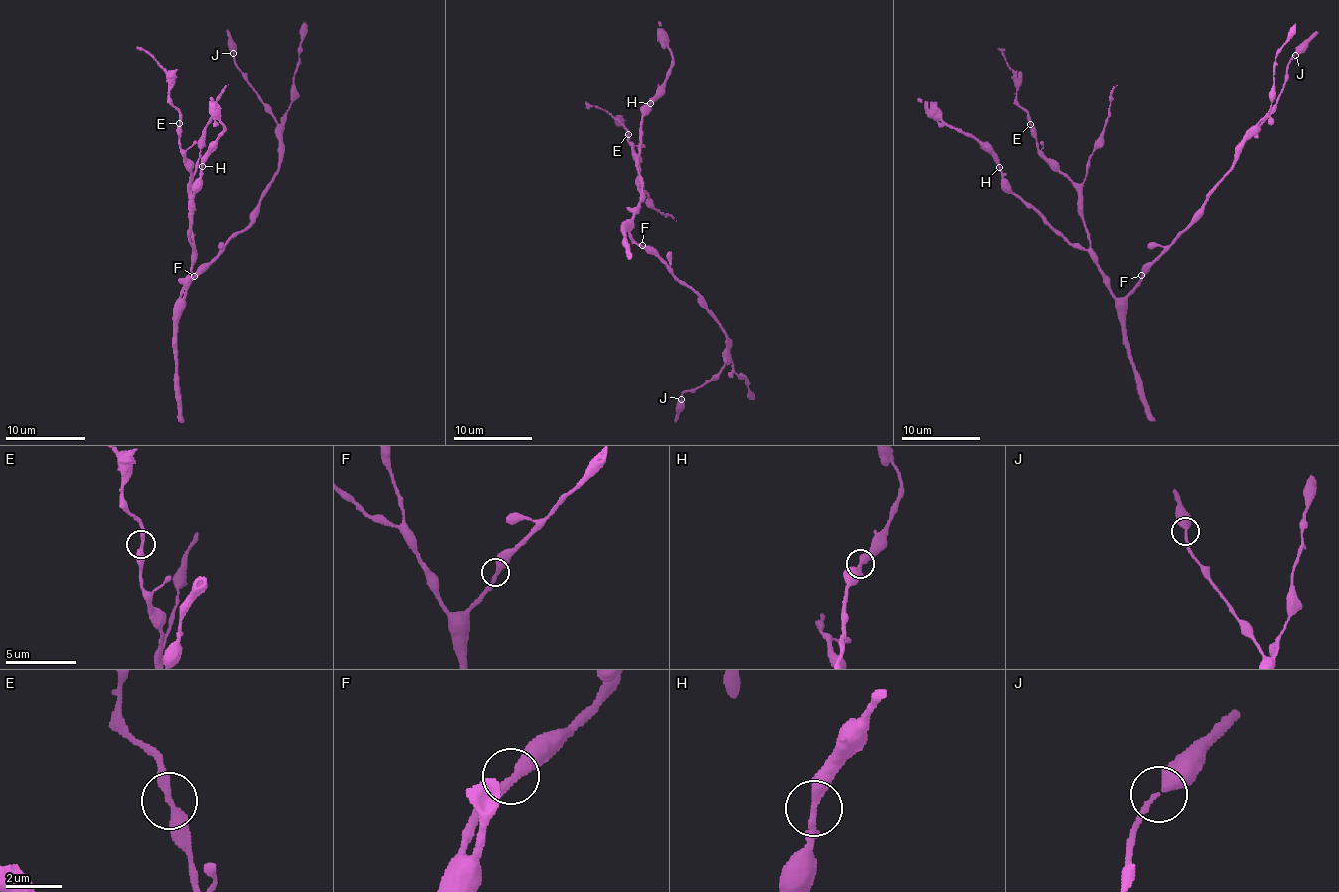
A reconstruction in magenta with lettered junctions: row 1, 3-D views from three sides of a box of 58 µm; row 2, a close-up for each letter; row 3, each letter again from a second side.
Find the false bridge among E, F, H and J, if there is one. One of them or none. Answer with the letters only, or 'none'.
none

